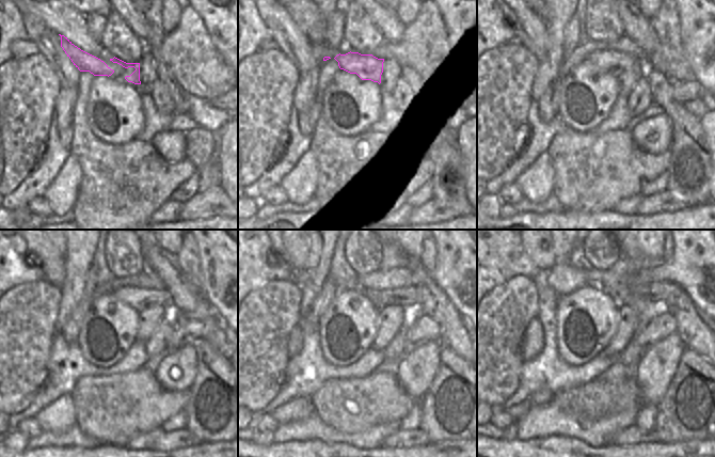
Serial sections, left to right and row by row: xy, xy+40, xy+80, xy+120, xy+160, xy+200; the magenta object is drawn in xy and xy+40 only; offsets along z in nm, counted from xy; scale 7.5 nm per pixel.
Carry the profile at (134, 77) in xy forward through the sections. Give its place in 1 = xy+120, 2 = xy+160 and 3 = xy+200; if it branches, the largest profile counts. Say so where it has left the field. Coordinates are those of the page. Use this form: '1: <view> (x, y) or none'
1: xy+120 (139, 299)
2: xy+160 (412, 294)
3: xy+200 (657, 290)

